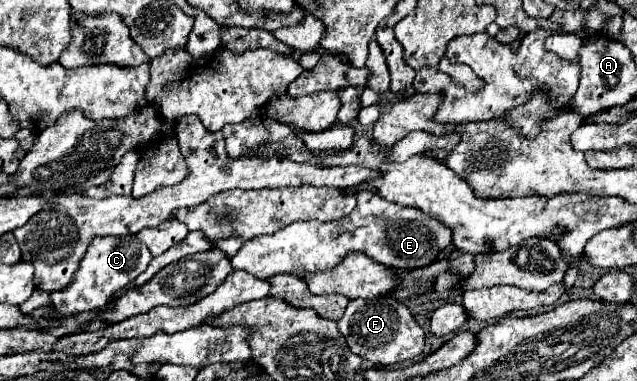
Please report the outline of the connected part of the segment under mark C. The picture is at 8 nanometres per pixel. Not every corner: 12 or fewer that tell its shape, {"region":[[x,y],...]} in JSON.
{"region":[[96,237],[50,293],[74,315],[106,307],[152,255],[136,237]]}

